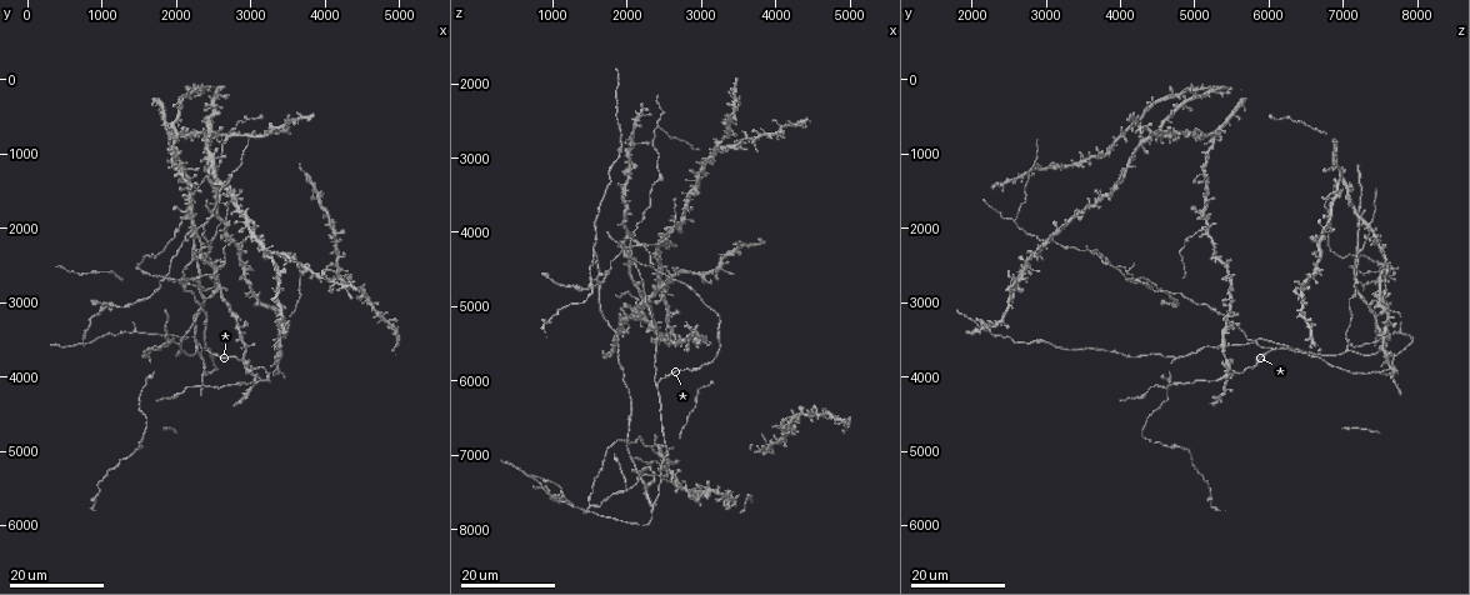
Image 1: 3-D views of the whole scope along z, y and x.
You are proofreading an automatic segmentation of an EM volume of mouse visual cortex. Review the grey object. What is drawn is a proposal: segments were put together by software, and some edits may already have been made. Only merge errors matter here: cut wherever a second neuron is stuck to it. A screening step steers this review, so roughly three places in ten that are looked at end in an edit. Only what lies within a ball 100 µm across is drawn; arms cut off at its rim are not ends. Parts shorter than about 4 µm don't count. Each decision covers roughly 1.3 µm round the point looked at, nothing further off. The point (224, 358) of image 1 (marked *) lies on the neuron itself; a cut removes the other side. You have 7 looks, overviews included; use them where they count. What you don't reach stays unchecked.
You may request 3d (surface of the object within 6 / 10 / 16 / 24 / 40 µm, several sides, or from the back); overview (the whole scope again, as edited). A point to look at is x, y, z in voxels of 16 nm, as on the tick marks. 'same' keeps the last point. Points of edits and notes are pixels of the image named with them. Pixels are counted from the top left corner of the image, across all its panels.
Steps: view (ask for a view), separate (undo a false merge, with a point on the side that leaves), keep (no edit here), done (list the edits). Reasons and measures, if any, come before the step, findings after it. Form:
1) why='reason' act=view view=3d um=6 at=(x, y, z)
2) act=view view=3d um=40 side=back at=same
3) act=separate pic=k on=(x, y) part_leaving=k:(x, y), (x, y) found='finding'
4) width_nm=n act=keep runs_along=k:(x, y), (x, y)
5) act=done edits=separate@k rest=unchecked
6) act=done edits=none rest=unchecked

why='a fork' act=view view=3d um=24 at=(2200, 2000, 5100)

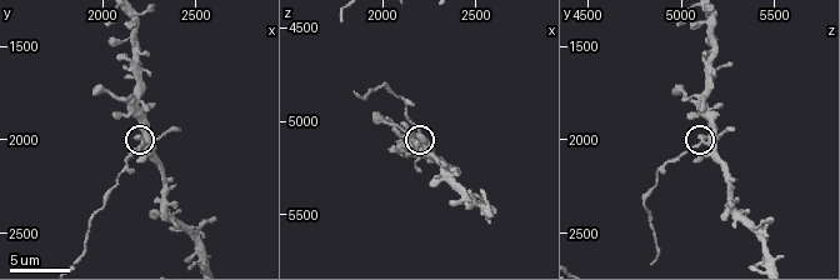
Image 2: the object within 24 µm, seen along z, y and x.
act=view view=3d um=6 at=(2200, 2020, 5100)

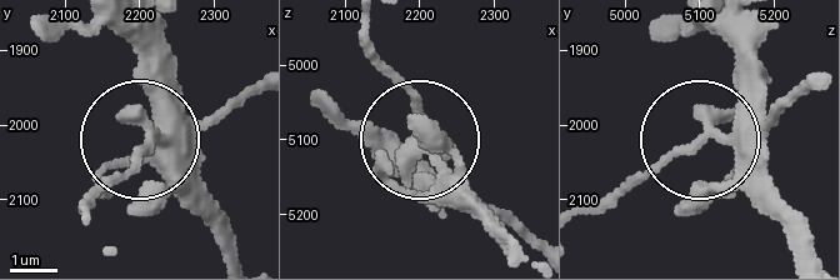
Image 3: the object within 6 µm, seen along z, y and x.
side_arm_um=15 act=separate pic=3 on=(115, 176) part_leaving=3:(149, 144), (89, 215) found='two neurons meet here'

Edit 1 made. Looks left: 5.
why='see it whole again' act=view view=overview

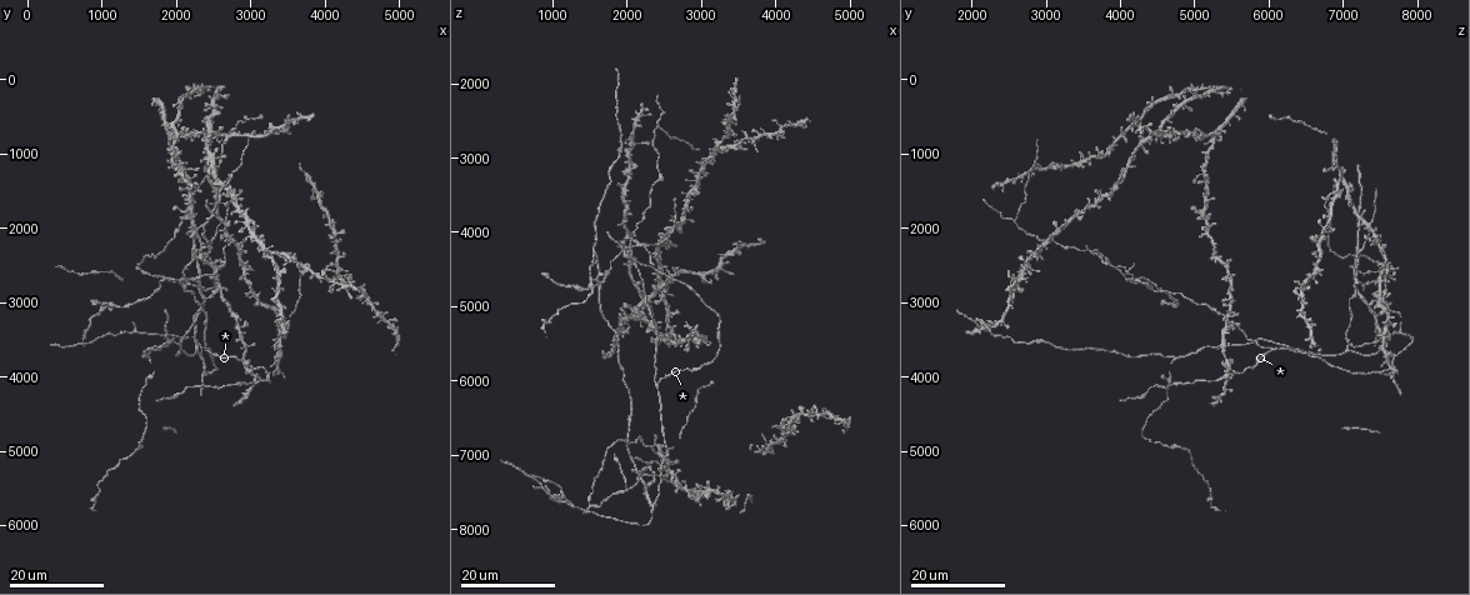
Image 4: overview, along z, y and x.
why='arms part here' act=view view=3d um=16 at=(3250, 4000, 5450)

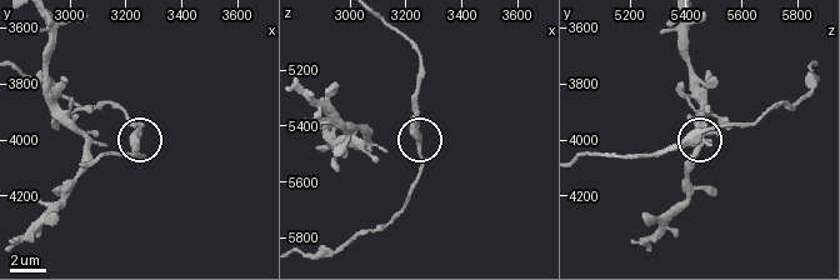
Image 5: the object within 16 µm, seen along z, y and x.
act=view view=3d um=10 at=(3230, 4010, 5420)

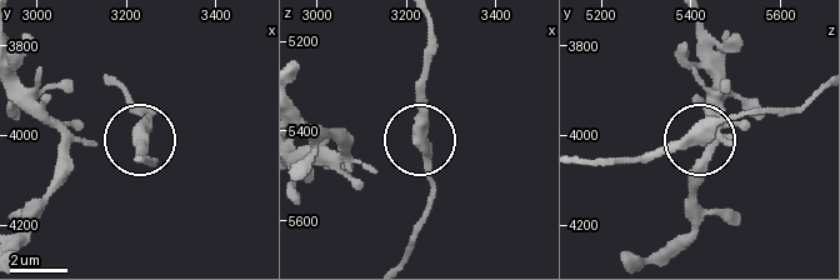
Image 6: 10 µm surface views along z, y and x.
arms=3 act=keep found='all the same neuron'

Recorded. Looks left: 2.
why='thick turns thin' act=view view=3d um=24 at=(2800, 4150, 4700)

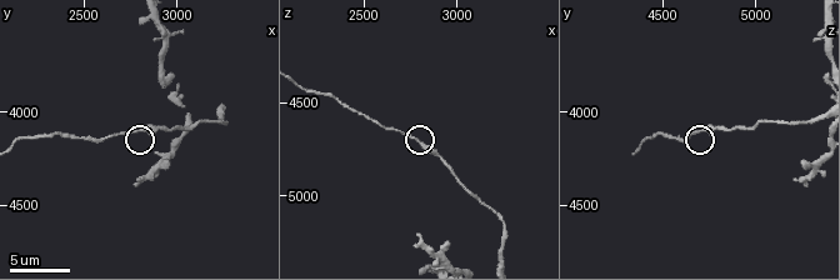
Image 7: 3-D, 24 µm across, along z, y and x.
why='closer look' act=view view=3d um=6 at=(2800, 4100, 4700)

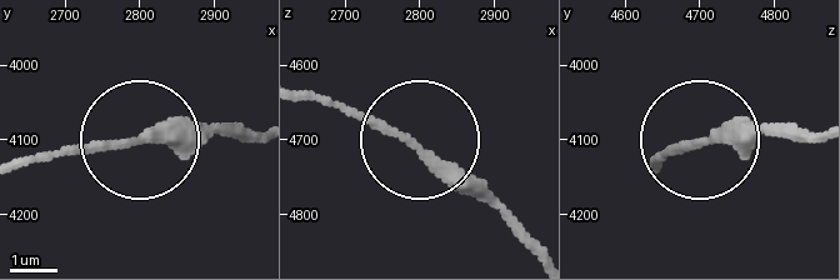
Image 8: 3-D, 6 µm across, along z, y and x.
width_nm=230 act=keep runs_along=8:(816, 133), (733, 133), (653, 156) found='continuous, no second neuron'

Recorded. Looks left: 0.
act=done edits=separate@3 rest=unchecked

